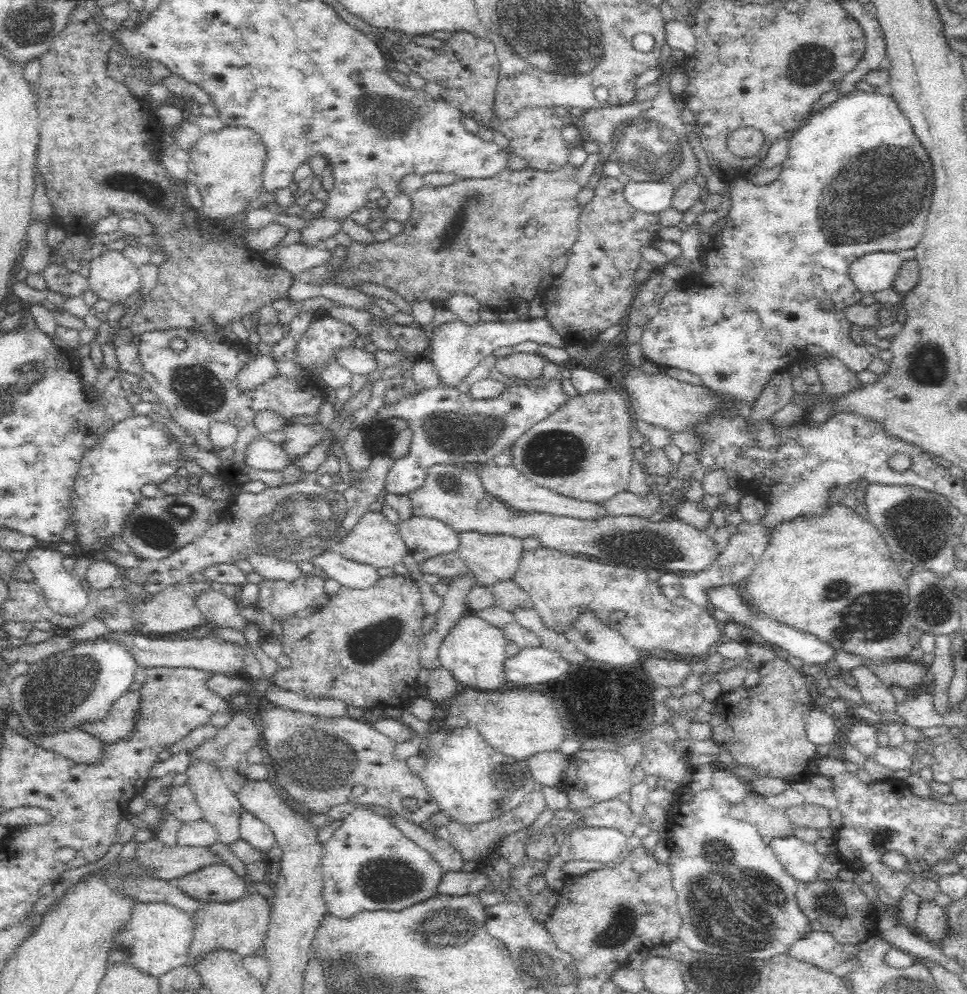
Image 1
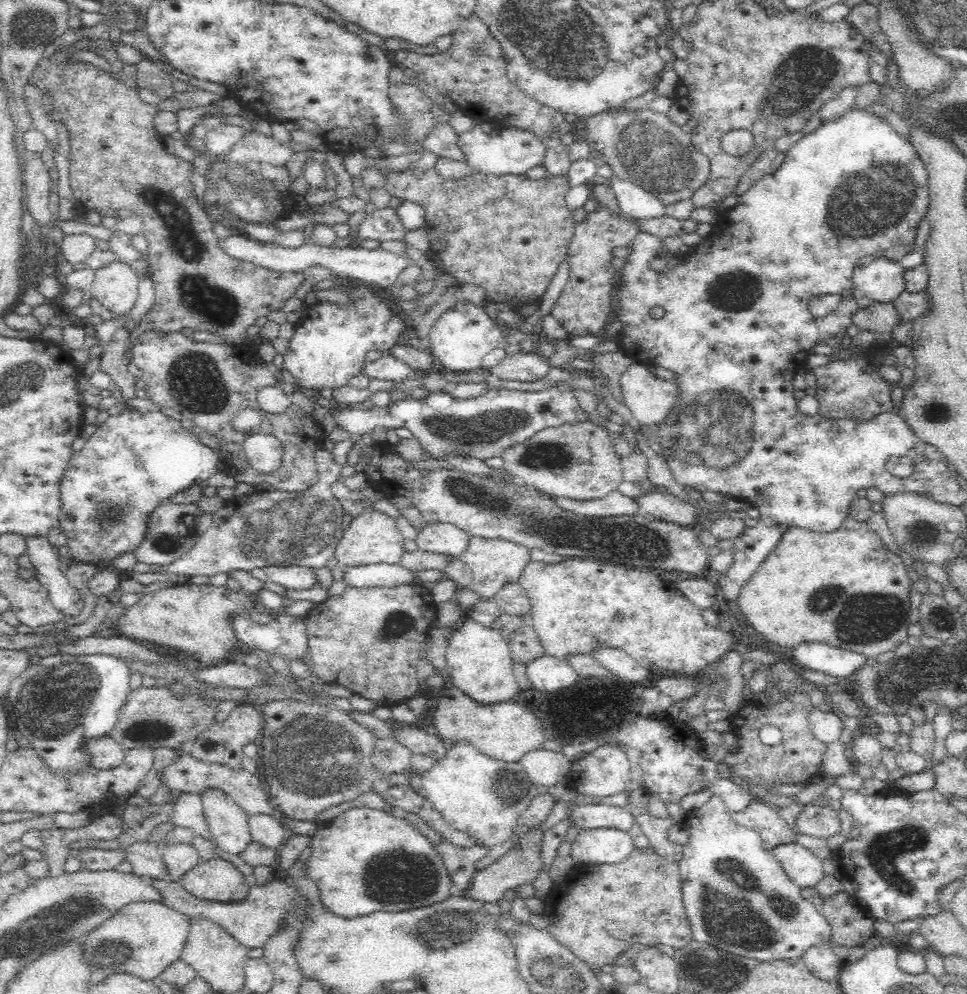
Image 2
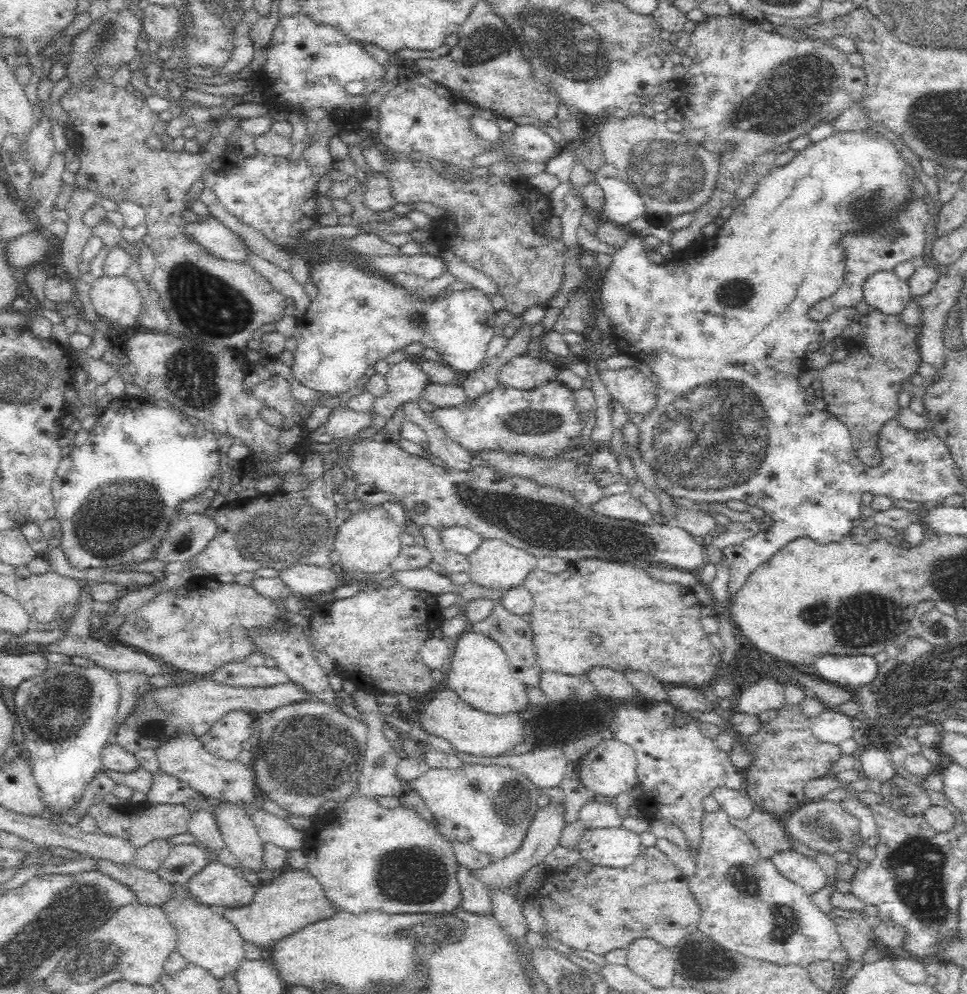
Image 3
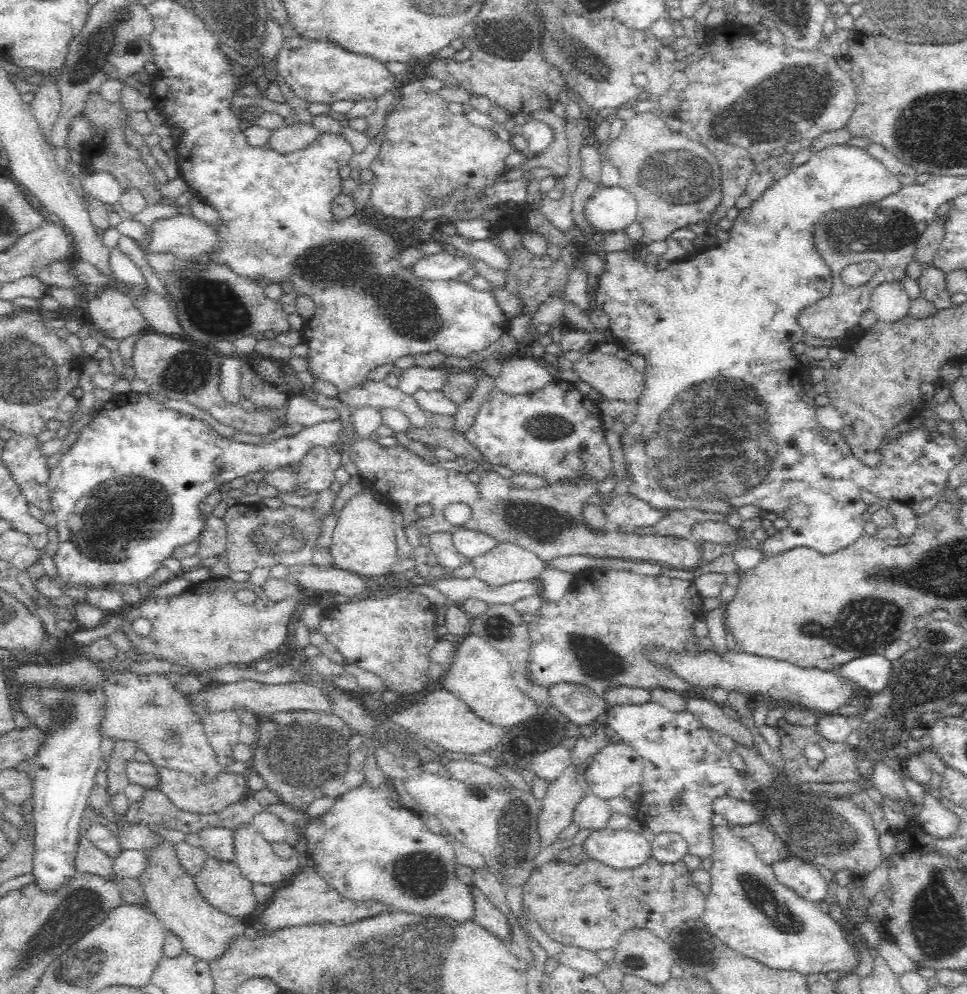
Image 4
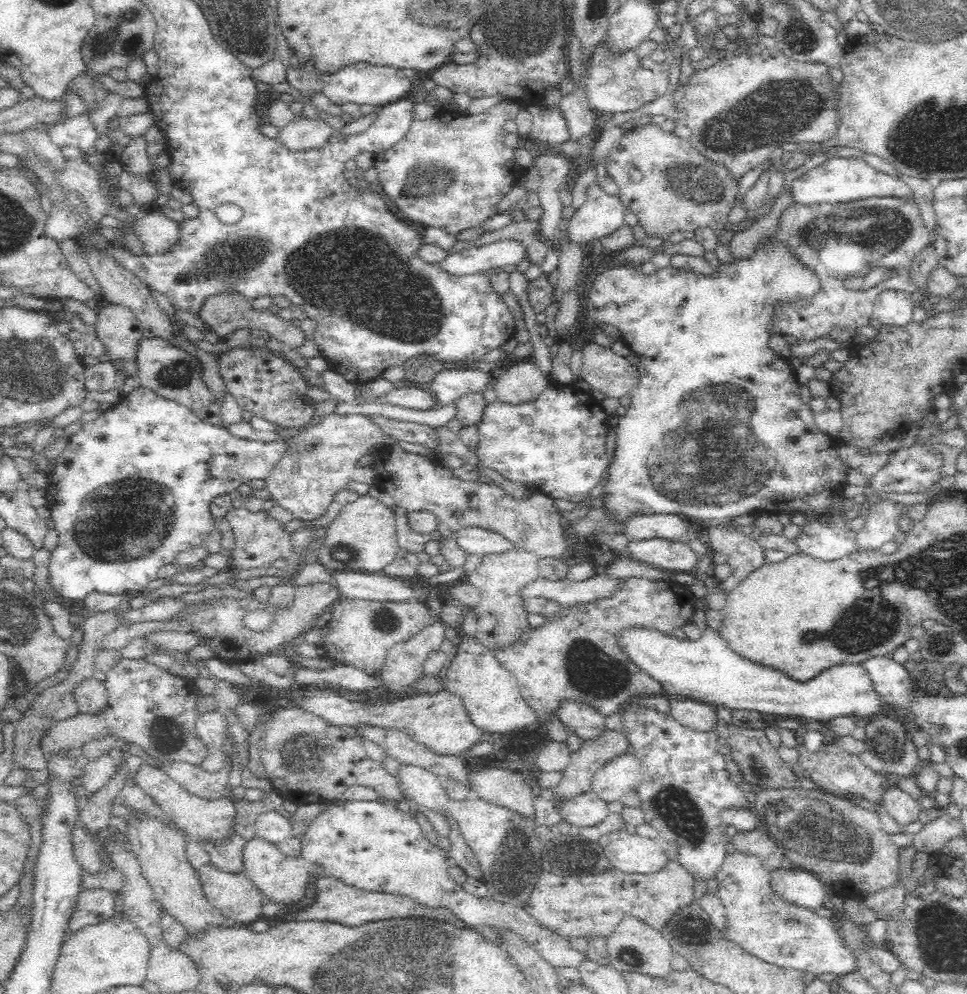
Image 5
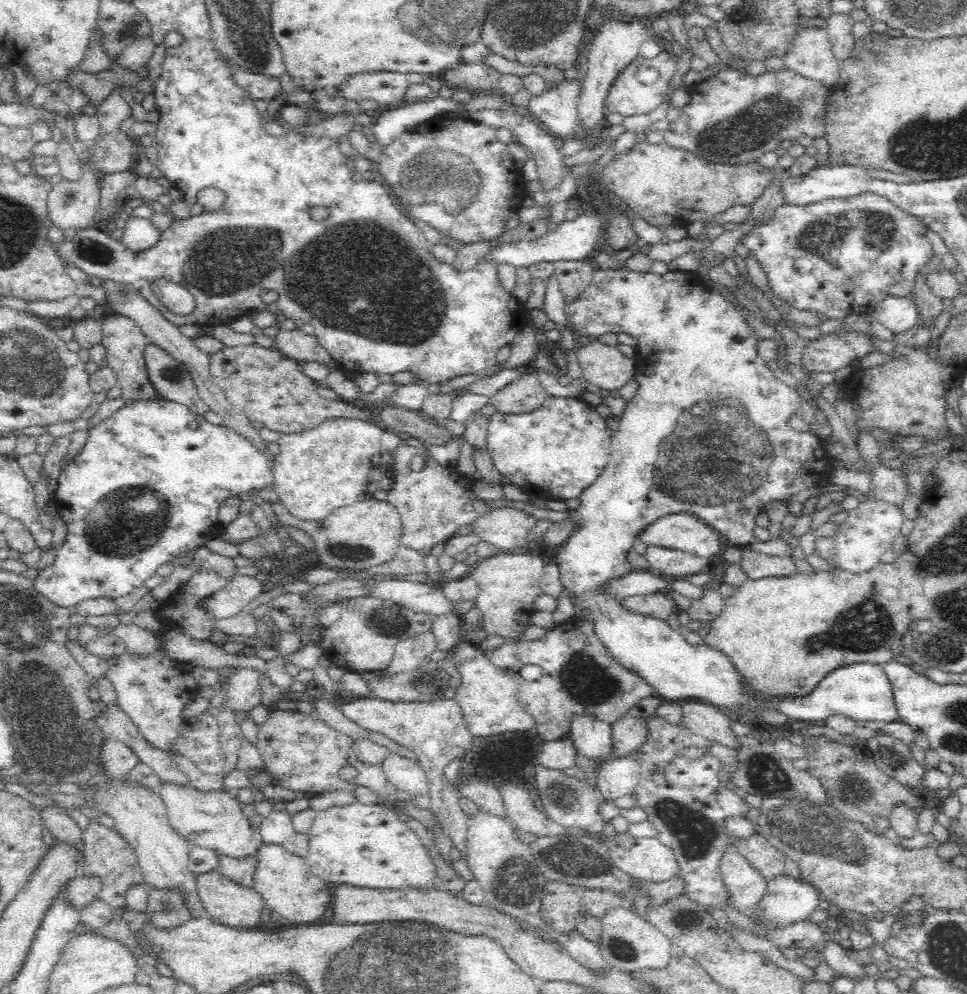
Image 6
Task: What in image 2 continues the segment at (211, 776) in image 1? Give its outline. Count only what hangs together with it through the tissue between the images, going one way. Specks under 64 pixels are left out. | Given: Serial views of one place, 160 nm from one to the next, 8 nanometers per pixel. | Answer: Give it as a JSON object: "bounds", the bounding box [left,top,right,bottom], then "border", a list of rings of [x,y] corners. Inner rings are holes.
{"bounds":[200,790,252,855],"border":[[[219,790],[200,794],[212,840],[222,850],[241,855],[252,844],[249,815]]]}

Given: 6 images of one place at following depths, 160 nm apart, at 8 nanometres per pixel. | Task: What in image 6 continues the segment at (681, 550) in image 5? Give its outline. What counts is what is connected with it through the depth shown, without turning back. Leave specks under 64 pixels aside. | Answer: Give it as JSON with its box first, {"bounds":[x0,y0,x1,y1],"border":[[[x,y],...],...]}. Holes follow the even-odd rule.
{"bounds":[645,546,709,578],"border":[[[648,546],[645,558],[652,570],[668,578],[684,578],[704,572],[709,562],[706,558],[698,558],[691,553]]]}

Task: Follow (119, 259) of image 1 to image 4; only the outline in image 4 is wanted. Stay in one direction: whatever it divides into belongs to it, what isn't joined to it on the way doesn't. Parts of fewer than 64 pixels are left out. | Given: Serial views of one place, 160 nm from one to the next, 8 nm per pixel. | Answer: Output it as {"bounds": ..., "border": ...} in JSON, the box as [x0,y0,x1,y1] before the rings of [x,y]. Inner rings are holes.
{"bounds":[86,286,148,342],"border":[[[113,286],[89,297],[86,319],[96,330],[118,342],[148,328],[134,298]]]}

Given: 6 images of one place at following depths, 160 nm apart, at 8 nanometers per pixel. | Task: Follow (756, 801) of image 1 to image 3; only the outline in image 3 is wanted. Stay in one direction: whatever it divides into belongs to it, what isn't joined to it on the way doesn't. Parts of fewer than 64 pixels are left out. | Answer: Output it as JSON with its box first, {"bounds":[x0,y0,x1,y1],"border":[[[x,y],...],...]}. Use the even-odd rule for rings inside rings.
{"bounds":[731,808,792,860],"border":[[[756,808],[748,818],[731,819],[731,823],[750,837],[764,860],[791,849],[792,840],[782,830],[778,817],[766,811]]]}

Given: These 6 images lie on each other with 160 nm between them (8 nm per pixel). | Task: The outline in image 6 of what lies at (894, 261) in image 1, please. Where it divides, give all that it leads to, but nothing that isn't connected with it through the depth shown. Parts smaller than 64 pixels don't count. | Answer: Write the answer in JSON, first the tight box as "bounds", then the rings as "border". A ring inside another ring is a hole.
{"bounds":[870,296,919,336],"border":[[[911,296],[886,297],[870,313],[872,320],[888,328],[893,336],[906,334],[919,320],[917,306]]]}

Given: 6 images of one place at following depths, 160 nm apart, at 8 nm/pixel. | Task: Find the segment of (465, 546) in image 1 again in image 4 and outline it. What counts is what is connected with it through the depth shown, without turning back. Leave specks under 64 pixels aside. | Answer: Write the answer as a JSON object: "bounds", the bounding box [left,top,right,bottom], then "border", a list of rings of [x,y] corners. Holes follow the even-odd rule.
{"bounds":[471,542,545,587],"border":[[[499,542],[493,550],[471,562],[475,566],[473,578],[492,587],[540,577],[545,564],[534,552],[508,542]]]}

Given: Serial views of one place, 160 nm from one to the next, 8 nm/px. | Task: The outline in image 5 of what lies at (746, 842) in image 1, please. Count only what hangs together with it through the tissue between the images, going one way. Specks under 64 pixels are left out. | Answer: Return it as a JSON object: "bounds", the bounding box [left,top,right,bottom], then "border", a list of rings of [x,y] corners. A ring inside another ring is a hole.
{"bounds":[717,849,856,976],"border":[[[737,849],[726,854],[717,874],[717,895],[730,919],[730,928],[724,936],[779,967],[794,968],[816,976],[826,972],[841,976],[856,971],[854,953],[846,948],[838,934],[837,918],[827,919],[814,910],[788,905],[772,892],[770,881],[771,871],[762,866],[758,857],[742,854]]]}

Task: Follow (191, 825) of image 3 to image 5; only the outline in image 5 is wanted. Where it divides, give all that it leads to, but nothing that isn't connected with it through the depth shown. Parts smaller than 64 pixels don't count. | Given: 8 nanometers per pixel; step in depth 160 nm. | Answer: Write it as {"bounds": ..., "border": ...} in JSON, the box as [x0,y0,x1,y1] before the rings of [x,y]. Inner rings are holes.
{"bounds":[202,836,247,874],"border":[[[234,836],[228,844],[214,844],[202,842],[202,847],[208,852],[211,865],[222,872],[243,874],[244,872],[244,846],[247,840],[240,836]]]}

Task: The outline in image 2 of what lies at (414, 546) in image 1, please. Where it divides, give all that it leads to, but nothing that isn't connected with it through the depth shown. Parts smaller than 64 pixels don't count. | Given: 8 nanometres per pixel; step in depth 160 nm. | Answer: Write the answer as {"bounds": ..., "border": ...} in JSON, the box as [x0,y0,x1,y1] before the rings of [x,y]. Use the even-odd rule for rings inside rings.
{"bounds":[415,523,471,557],"border":[[[449,523],[426,524],[415,542],[420,550],[460,557],[468,549],[471,535]]]}

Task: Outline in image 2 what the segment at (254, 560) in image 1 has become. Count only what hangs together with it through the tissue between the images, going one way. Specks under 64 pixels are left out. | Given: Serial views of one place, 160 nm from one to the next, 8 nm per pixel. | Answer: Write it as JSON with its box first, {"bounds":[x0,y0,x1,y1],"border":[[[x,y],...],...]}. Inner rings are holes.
{"bounds":[263,565,319,591],"border":[[[306,565],[268,566],[263,568],[271,581],[288,591],[311,590],[319,584],[317,570]]]}

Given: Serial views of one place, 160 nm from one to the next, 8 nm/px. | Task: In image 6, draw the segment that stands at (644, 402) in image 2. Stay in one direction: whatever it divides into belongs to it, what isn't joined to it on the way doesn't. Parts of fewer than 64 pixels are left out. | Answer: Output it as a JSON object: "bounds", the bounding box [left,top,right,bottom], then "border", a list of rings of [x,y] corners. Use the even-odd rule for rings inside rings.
{"bounds":[575,340,636,391],"border":[[[591,340],[575,350],[583,378],[607,391],[619,390],[635,376],[636,358],[626,357],[618,348]]]}

